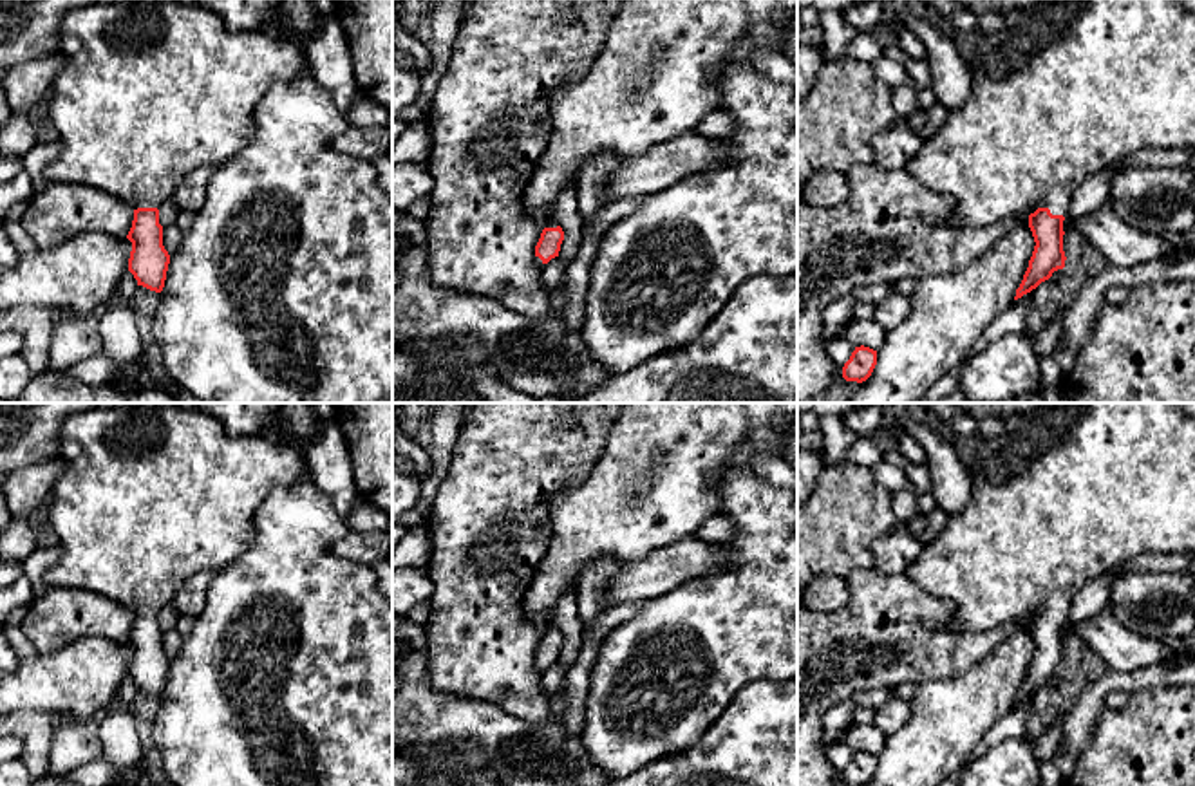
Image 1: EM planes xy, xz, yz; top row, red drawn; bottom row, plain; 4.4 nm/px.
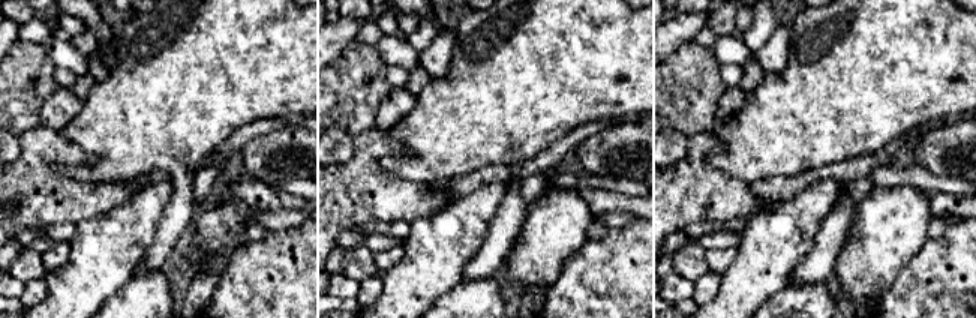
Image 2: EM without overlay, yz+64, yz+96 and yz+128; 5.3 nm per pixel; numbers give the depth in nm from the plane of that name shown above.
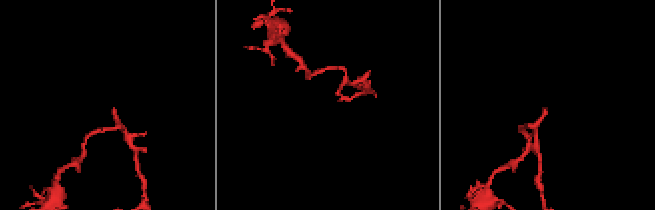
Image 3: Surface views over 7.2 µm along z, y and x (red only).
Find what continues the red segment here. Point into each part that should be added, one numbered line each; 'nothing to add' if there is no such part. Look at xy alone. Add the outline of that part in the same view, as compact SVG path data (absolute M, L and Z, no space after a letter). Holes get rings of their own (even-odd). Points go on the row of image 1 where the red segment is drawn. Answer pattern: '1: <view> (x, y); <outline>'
1: xy (150, 91); M139 0L94 4L63 14L60 54L65 58L47 101L58 130L60 154L45 168L47 182L103 190L137 208L161 208L181 181L201 166L221 166L249 141L253 112L273 83L300 78L306 49L271 29L230 31L222 18L201 4Z

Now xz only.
1: xz (655, 78); M620 0L606 42L584 74L564 85L553 101L551 136L526 188L522 202L544 217L544 228L557 228L551 210L564 186L577 179L586 163L609 150L620 159L640 157L658 143L691 134L710 112L720 108L718 76L729 63L750 63L757 49L785 49L776 13L797 13L797 0Z

